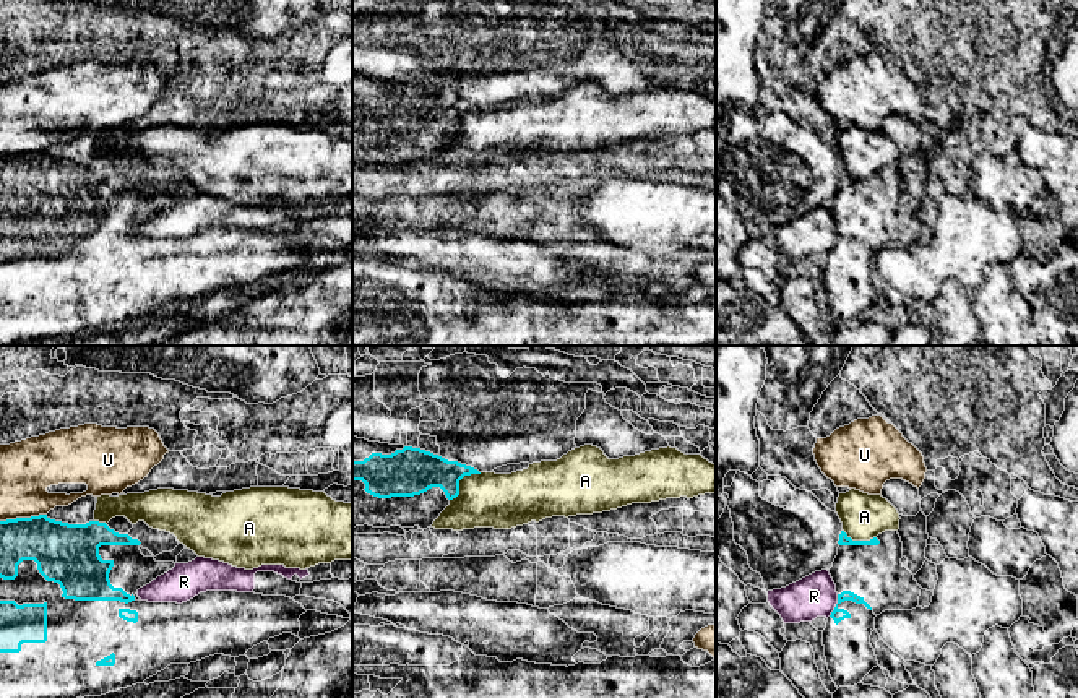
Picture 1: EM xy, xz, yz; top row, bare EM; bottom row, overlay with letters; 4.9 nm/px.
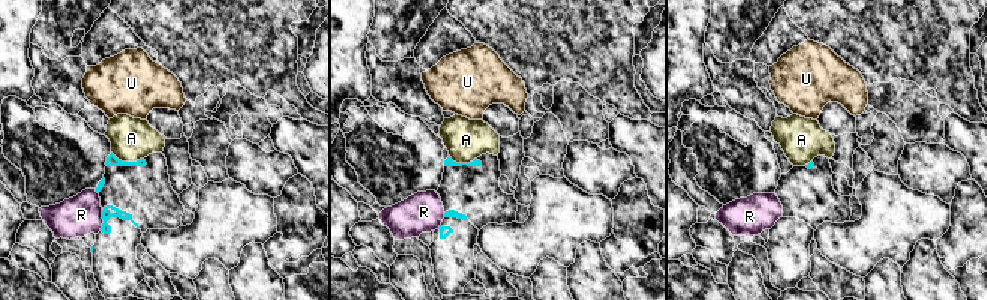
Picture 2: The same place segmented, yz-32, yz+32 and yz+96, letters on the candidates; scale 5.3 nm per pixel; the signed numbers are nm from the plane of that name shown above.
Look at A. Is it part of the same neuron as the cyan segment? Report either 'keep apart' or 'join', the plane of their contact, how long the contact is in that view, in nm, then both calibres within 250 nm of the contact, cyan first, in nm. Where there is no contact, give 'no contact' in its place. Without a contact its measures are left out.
keep apart; contact in xz; length 220 nm; calibres 240 and 280 nm

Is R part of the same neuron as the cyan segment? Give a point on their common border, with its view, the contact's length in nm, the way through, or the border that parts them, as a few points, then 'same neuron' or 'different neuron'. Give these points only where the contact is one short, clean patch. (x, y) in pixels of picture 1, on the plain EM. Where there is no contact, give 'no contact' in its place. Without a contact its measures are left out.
yz (836, 242) | 120 nm | different neuron

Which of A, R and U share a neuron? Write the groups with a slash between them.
A / R / U

